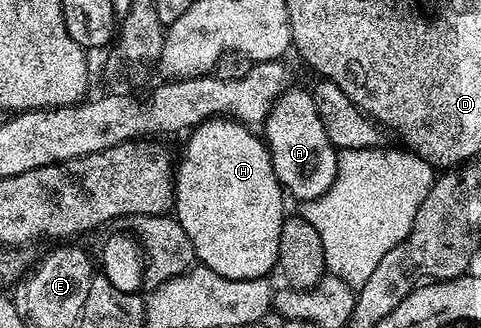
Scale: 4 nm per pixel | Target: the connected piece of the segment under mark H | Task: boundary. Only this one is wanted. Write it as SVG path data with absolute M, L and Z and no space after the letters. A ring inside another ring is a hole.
M214 117L210 121L204 121L187 134L188 142L184 145L184 158L181 161L179 158L174 165L174 216L180 222L182 231L186 231L186 235L190 235L190 243L196 252L196 261L226 279L250 279L253 281L255 277L268 277L271 269L275 270L278 265L278 239L286 216L286 210L284 210L286 194L274 175L272 154L269 153L267 144L257 134L256 138L252 133L255 132L249 126L242 125L228 117Z

